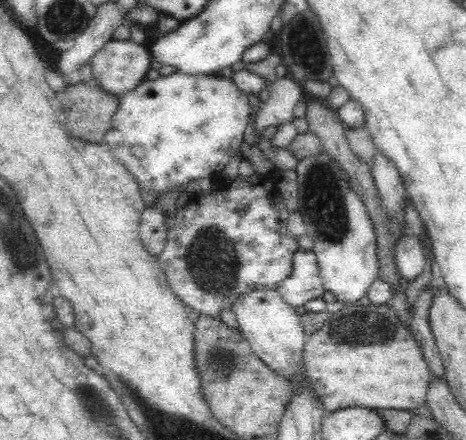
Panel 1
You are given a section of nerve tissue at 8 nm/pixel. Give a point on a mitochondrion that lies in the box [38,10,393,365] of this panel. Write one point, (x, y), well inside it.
(323, 201)

